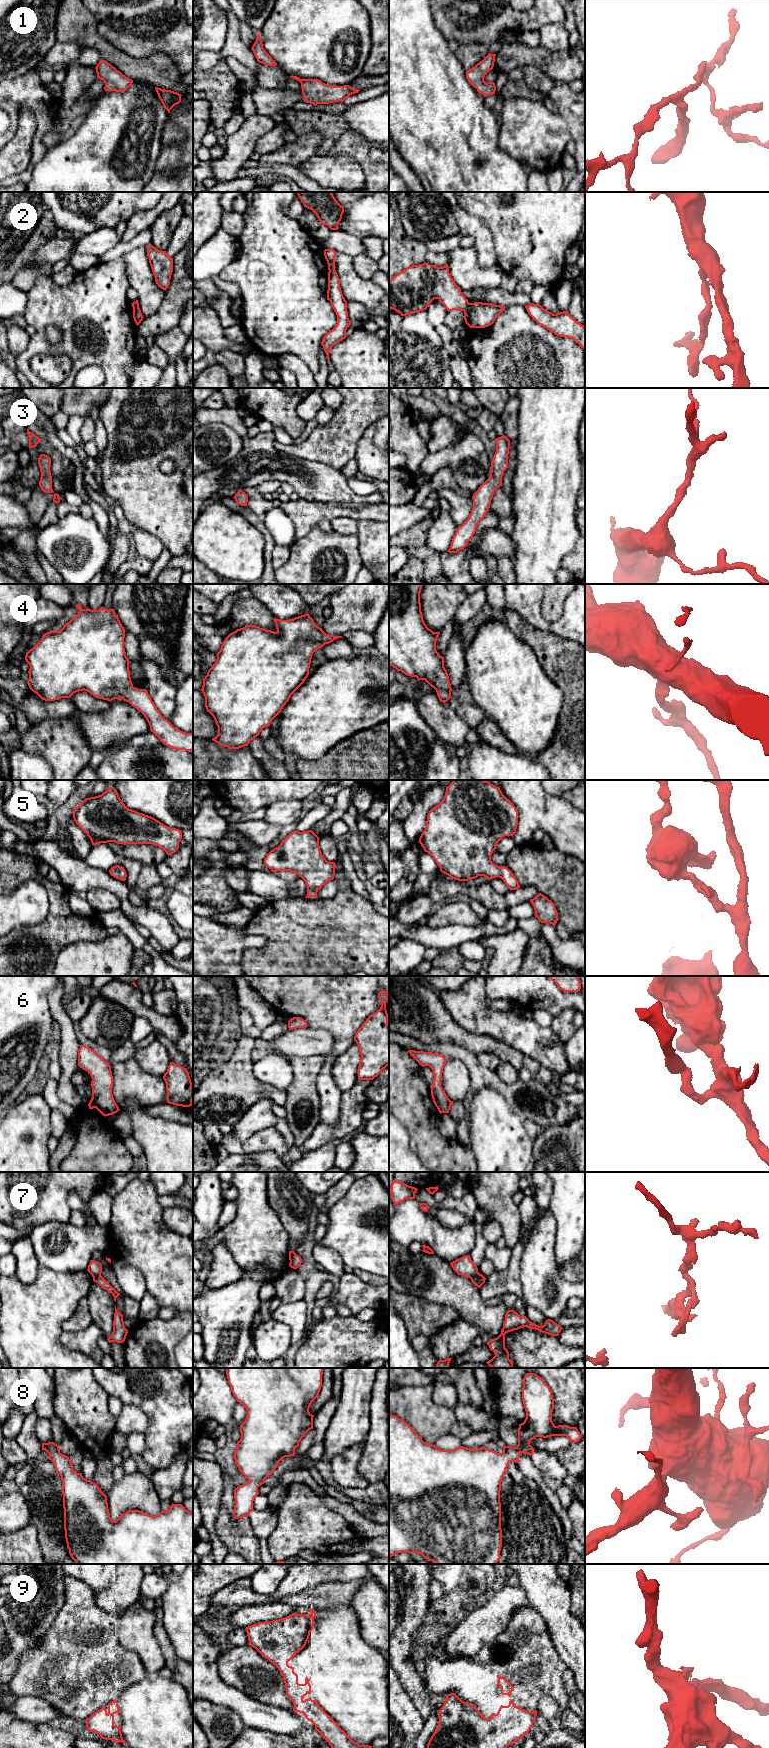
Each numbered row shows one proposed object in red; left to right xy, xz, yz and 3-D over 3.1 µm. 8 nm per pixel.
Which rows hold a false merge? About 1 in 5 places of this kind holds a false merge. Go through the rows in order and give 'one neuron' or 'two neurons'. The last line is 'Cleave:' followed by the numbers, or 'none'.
1: one neuron
2: two neurons
3: one neuron
4: one neuron
5: one neuron
6: one neuron
7: two neurons
8: one neuron
9: one neuron
Cleave: 2, 7

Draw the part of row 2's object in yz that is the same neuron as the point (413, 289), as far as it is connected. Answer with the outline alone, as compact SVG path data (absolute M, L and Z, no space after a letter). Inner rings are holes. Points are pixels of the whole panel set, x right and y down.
M426 262L412 265L396 274L389 281L389 308L400 313L401 316L426 310L434 299L438 299L448 312L453 310L465 311L470 304L451 277L448 264L442 267Z

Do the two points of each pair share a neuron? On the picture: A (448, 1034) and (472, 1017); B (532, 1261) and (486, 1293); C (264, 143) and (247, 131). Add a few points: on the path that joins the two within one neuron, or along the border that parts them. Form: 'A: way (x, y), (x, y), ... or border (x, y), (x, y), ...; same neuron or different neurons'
A: border (445, 1007), (461, 1026), (482, 1034); different neurons
B: border (525, 1247), (522, 1253), (519, 1273), (522, 1293); different neurons
C: border (276, 124), (258, 139), (254, 150); different neurons

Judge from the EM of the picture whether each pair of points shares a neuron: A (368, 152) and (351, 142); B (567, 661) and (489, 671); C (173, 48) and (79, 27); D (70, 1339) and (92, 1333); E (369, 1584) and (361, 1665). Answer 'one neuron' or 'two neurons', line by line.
A: one neuron
B: two neurons
C: two neurons
D: one neuron
E: one neuron

